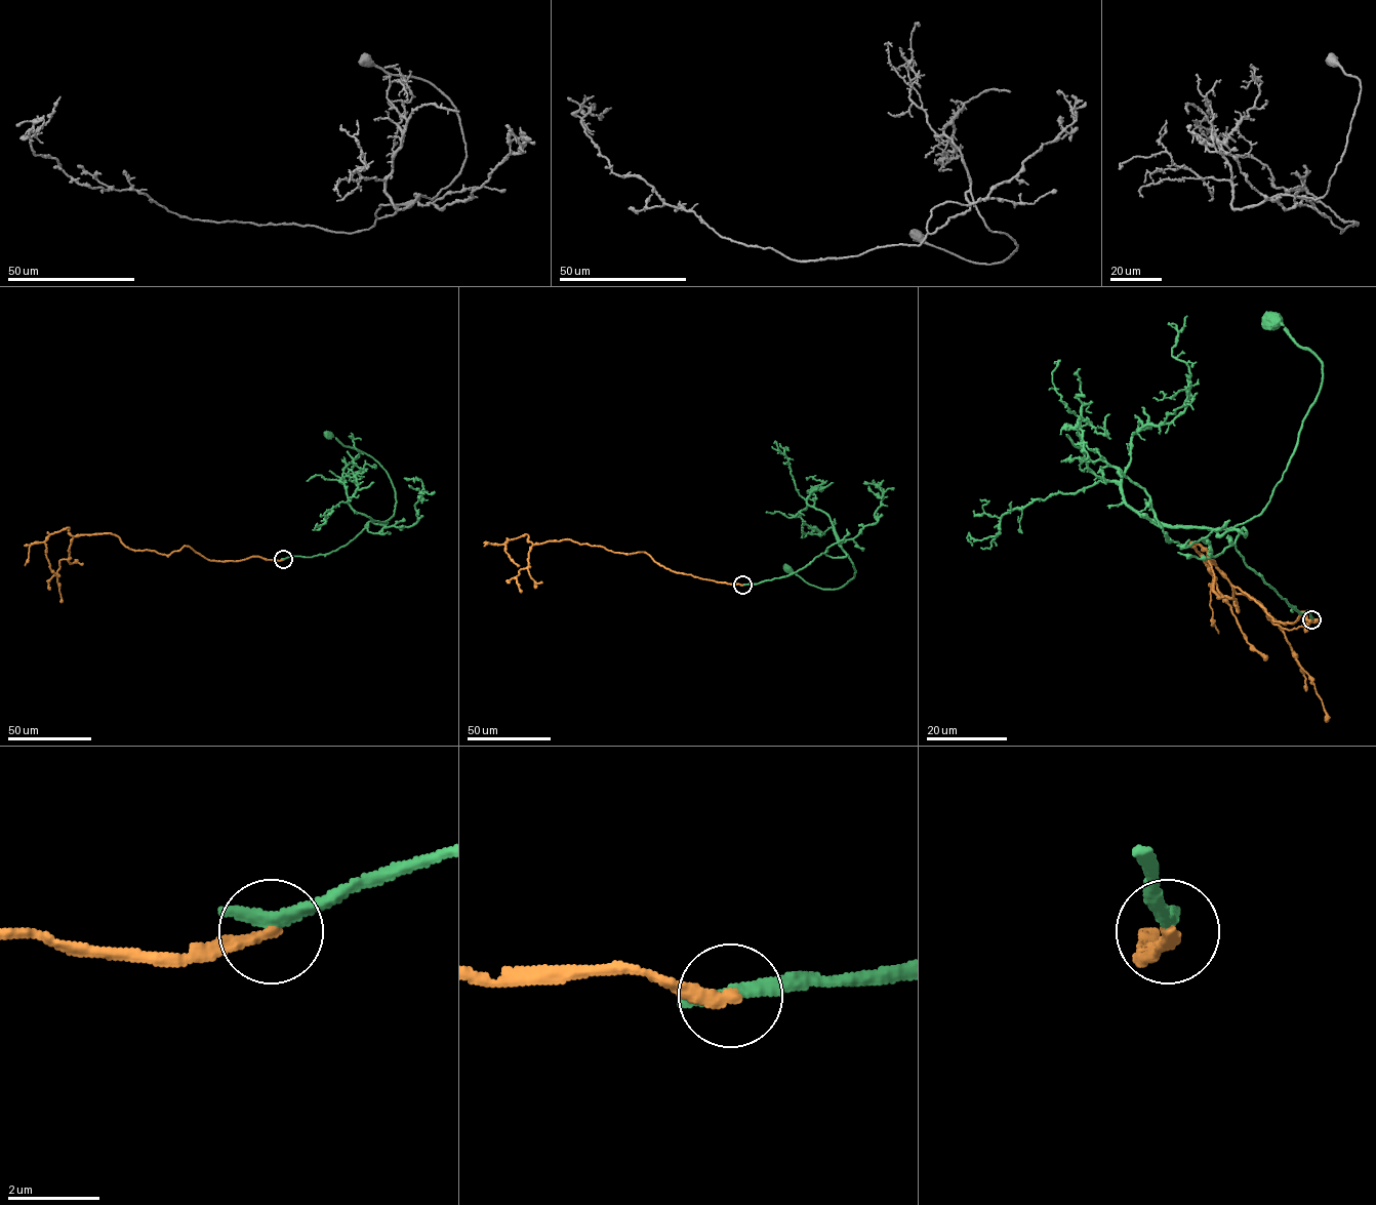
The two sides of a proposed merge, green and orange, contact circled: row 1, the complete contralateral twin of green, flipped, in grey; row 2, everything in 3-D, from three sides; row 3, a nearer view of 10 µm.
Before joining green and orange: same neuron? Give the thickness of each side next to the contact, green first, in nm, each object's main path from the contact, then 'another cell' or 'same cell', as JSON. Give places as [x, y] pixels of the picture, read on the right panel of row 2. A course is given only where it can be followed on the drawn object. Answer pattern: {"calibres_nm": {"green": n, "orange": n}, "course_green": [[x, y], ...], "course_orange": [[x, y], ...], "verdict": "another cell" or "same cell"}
{"calibres_nm": {"green": 360, "orange": 280}, "course_green": [[1312, 619], [1244, 562], [1236, 538], [1246, 533], [1231, 528], [1269, 500], [1321, 387], [1322, 363], [1270, 319]], "course_orange": [[1312, 619], [1278, 623], [1239, 588], [1238, 609], [1219, 598], [1203, 555], [1214, 563], [1190, 543], [1265, 658]], "verdict": "another cell"}

